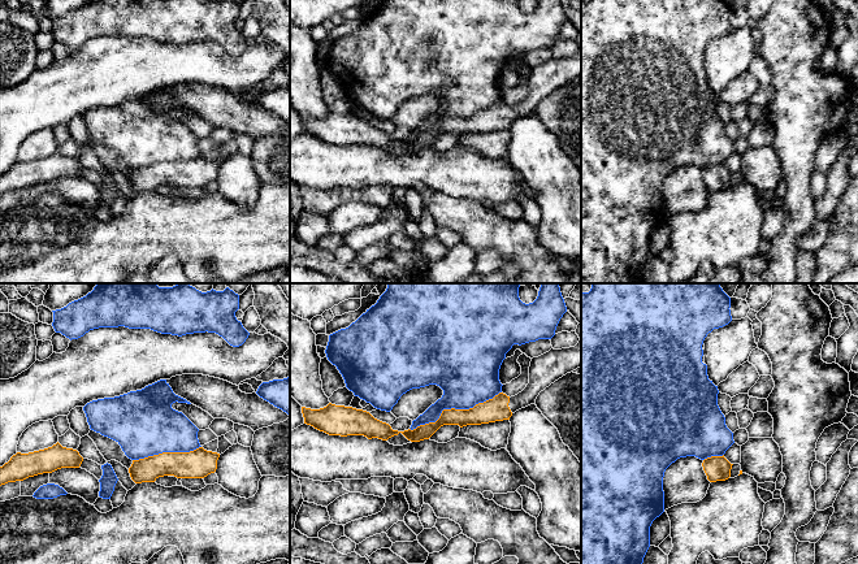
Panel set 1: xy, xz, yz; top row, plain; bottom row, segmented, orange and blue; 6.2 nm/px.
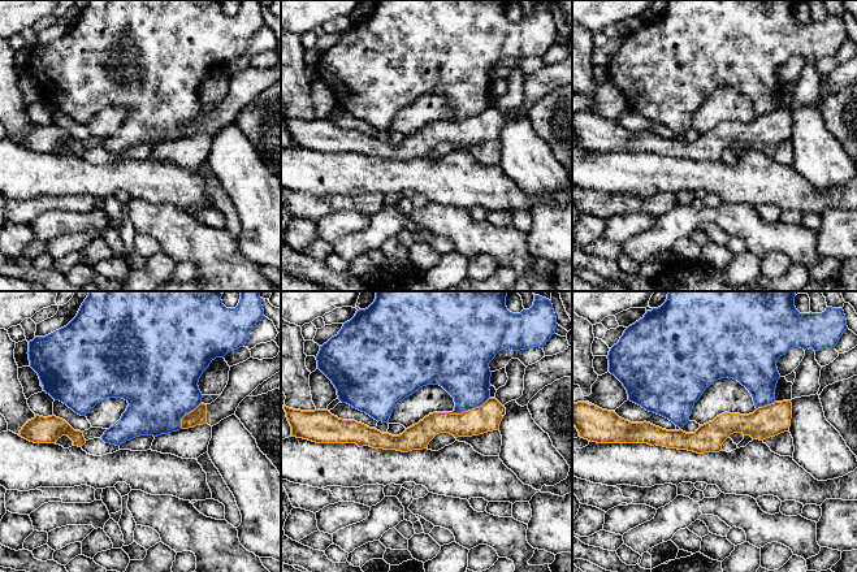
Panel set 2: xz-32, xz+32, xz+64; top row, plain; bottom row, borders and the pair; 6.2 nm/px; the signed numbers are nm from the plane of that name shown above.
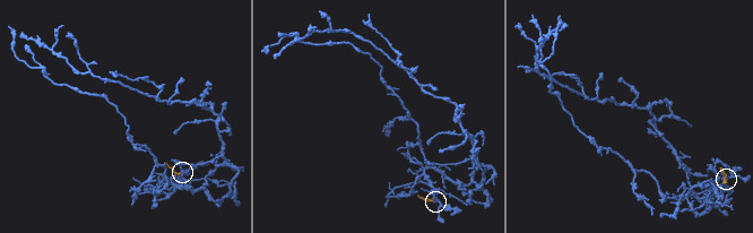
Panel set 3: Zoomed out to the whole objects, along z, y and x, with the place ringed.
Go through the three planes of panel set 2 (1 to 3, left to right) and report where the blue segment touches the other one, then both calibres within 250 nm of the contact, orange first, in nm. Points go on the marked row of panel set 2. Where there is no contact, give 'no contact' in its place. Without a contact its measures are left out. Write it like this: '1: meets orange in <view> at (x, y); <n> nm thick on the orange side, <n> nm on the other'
1: meets orange in xz-32 at (186, 414); 100 nm thick on the orange side, 460 nm on the other
2: meets orange in xz+32 at (468, 410); 170 nm thick on the orange side, 320 nm on the other
3: meets orange in xz+64 at (767, 404); 200 nm thick on the orange side, 280 nm on the other

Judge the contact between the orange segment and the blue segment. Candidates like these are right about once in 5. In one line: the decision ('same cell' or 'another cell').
another cell

